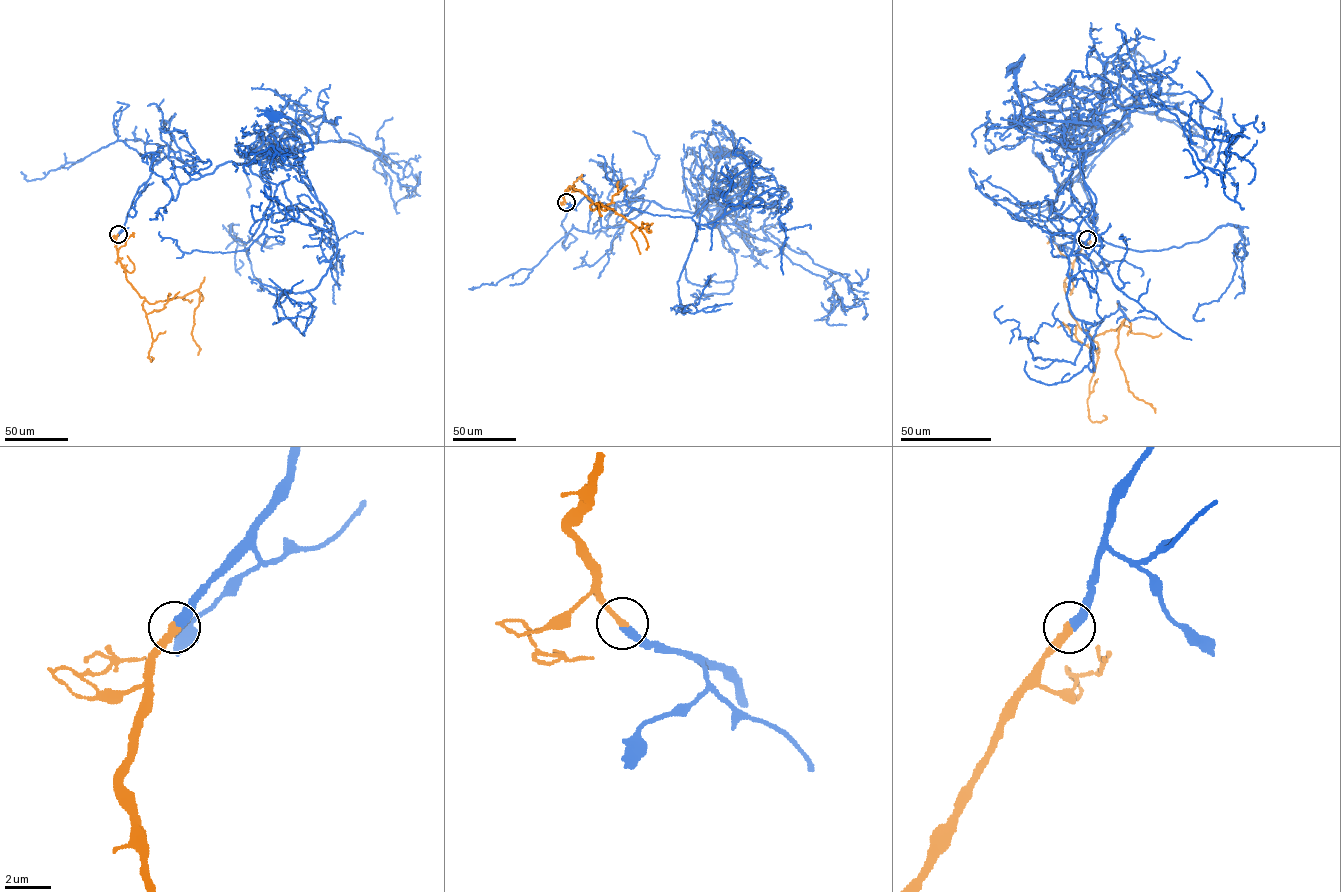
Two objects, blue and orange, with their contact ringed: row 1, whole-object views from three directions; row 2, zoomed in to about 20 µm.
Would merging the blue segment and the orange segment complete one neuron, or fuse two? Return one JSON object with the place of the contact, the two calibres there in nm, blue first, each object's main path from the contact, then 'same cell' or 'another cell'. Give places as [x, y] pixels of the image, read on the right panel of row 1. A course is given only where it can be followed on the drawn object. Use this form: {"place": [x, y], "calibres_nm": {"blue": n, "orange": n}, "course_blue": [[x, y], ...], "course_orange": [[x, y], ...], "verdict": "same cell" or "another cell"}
{"place": [1087, 239], "calibres_nm": {"blue": 400, "orange": 320}, "course_blue": [[1087, 239], [1097, 214], [1079, 173], [1123, 128], [1086, 155], [1118, 124], [1108, 134], [1025, 116], [1014, 67]], "course_orange": [[1087, 239], [1064, 281], [1069, 312], [1092, 339], [1125, 319], [1115, 354], [1129, 390], [1155, 413]], "verdict": "same cell"}

